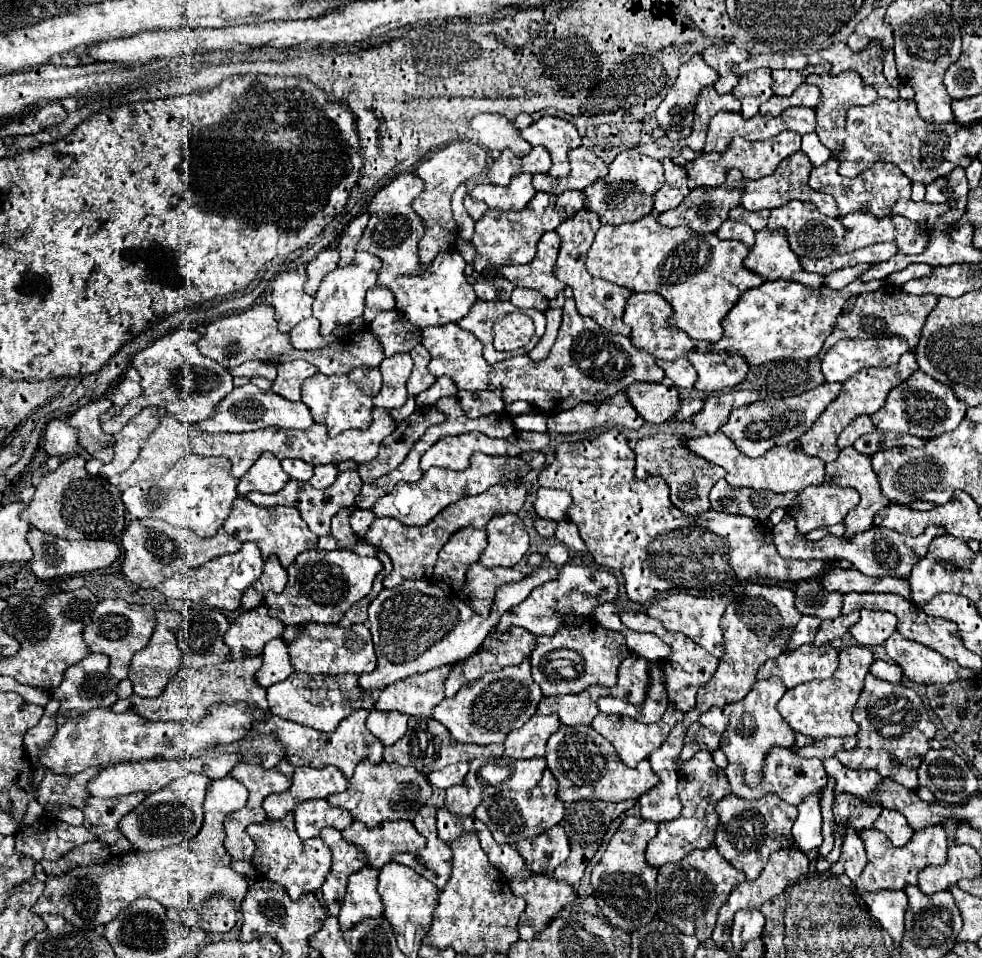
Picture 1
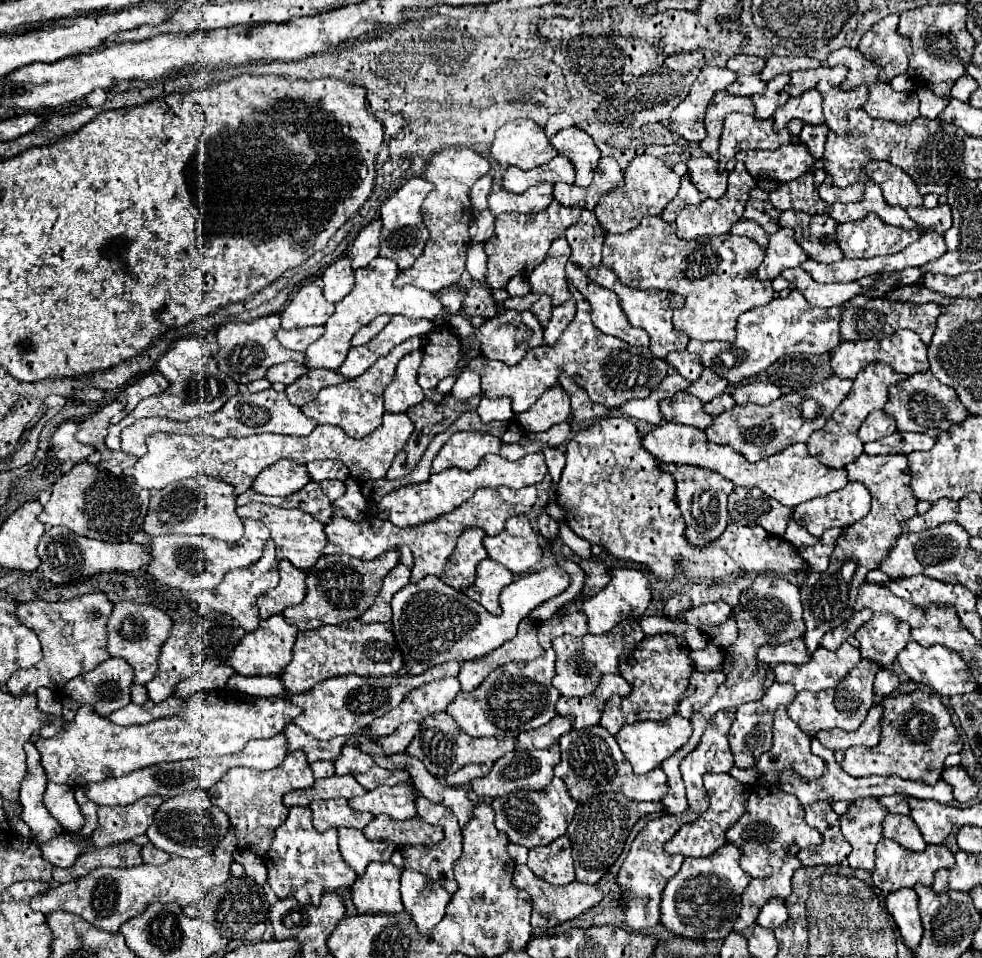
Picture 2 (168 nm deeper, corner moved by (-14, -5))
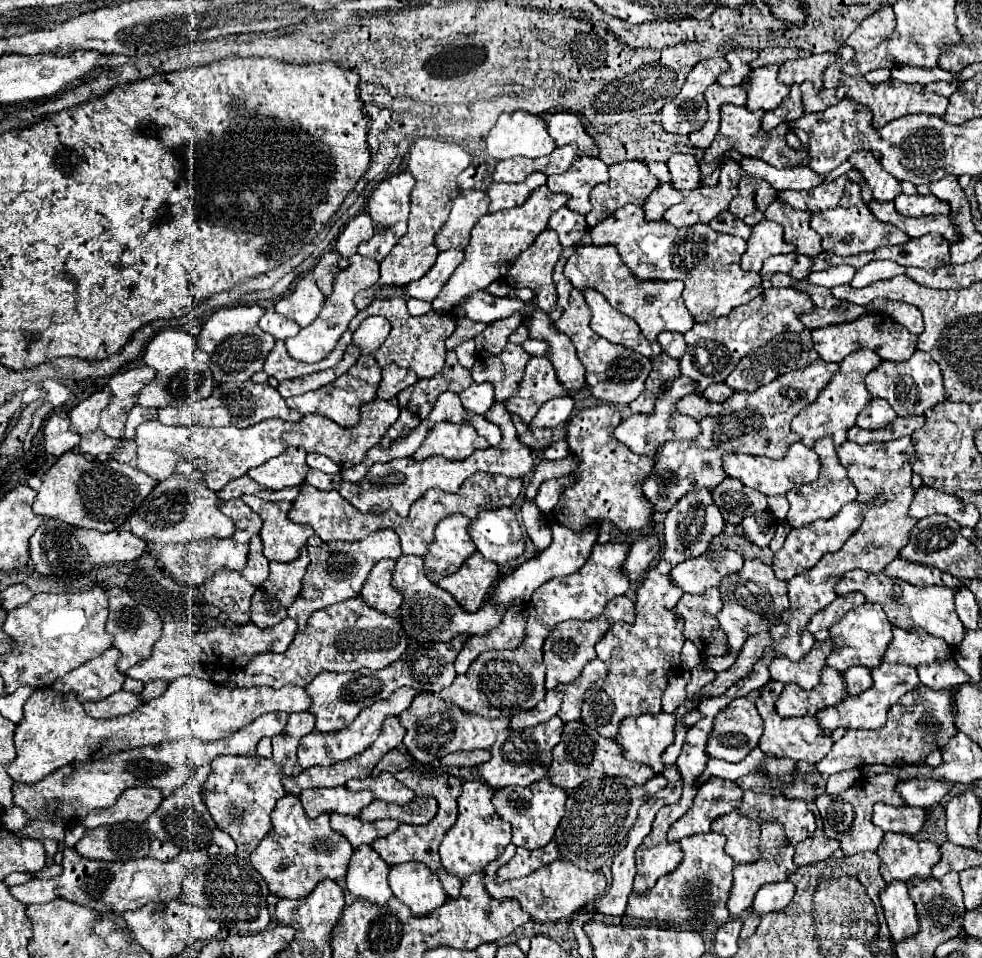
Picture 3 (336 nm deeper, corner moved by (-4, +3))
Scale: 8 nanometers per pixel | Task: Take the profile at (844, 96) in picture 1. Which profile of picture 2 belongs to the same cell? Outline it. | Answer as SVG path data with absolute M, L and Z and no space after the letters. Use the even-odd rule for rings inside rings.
M818 82L816 90L824 96L824 116L826 124L834 134L846 132L846 116L852 108L862 108L864 100L868 100L868 86L862 84L854 90L842 90L840 86L832 86L828 82Z

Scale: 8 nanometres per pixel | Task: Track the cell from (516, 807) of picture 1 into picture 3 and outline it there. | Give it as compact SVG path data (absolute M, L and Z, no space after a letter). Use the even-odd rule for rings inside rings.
M542 778L526 788L508 786L508 788L496 790L496 796L492 802L494 802L500 818L512 824L512 844L520 846L520 848L536 850L536 848L546 846L554 838L558 822L564 816L566 798L568 798L568 794L564 792L564 788L554 786L548 778Z

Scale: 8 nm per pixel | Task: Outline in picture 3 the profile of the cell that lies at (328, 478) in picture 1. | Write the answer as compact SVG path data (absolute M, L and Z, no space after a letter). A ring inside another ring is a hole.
M310 470L306 474L306 482L318 490L334 490L338 488L342 476L340 474L324 474L320 470Z

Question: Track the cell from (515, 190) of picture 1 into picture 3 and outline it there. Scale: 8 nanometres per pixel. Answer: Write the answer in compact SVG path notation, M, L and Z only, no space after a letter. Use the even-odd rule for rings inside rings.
M540 172L532 174L526 182L520 182L520 184L496 184L496 182L492 182L488 186L488 196L490 196L488 210L498 212L498 210L508 210L508 208L520 206L520 204L524 204L528 194L542 184L546 184L546 176Z

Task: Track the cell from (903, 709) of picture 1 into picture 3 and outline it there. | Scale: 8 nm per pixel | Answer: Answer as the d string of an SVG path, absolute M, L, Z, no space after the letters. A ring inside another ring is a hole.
M918 686L908 692L888 710L888 720L878 730L848 729L844 736L832 746L828 756L816 764L818 772L828 778L836 772L850 768L864 768L868 764L922 764L922 760L932 752L944 748L948 740L956 734L954 714L952 714L952 692L932 690Z

